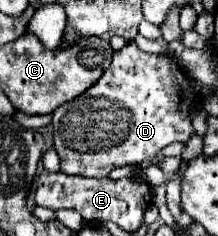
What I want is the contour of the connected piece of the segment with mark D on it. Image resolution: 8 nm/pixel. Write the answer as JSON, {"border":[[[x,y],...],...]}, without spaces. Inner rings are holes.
{"border":[[[133,41],[121,51],[115,51],[111,57],[109,69],[101,79],[83,91],[73,101],[63,103],[53,113],[53,139],[55,151],[61,159],[61,171],[67,175],[83,177],[107,177],[115,167],[141,165],[145,159],[151,159],[159,149],[171,143],[185,143],[195,133],[191,125],[191,109],[201,99],[193,91],[191,77],[183,73],[181,65],[171,55],[151,55],[143,53]]]}

